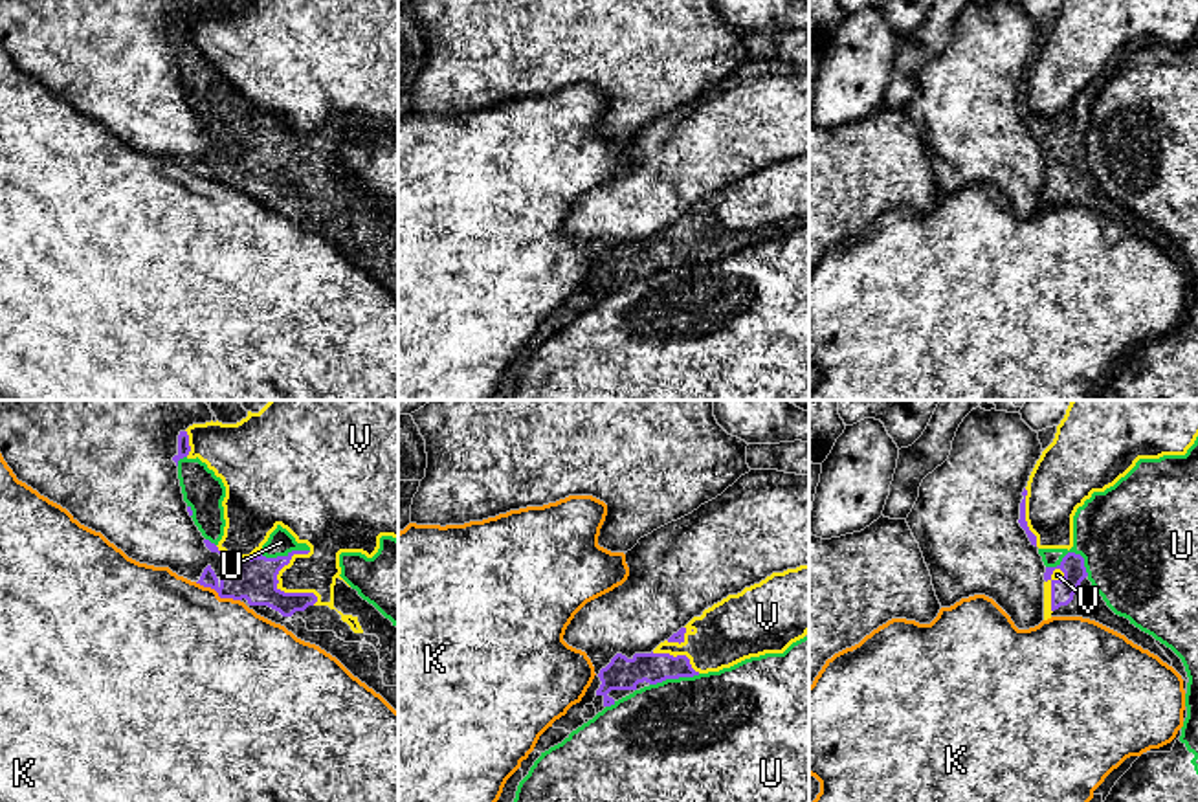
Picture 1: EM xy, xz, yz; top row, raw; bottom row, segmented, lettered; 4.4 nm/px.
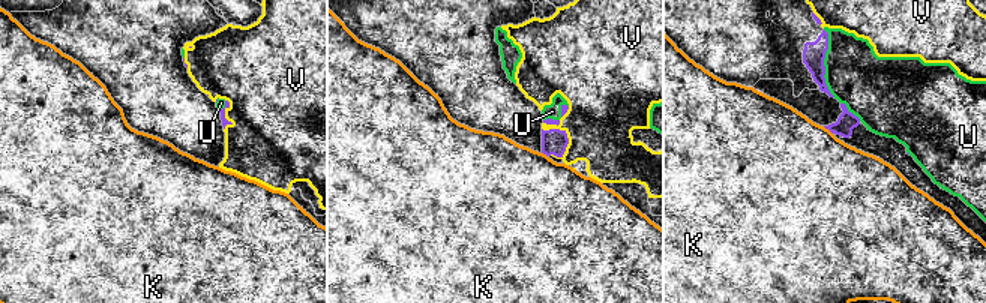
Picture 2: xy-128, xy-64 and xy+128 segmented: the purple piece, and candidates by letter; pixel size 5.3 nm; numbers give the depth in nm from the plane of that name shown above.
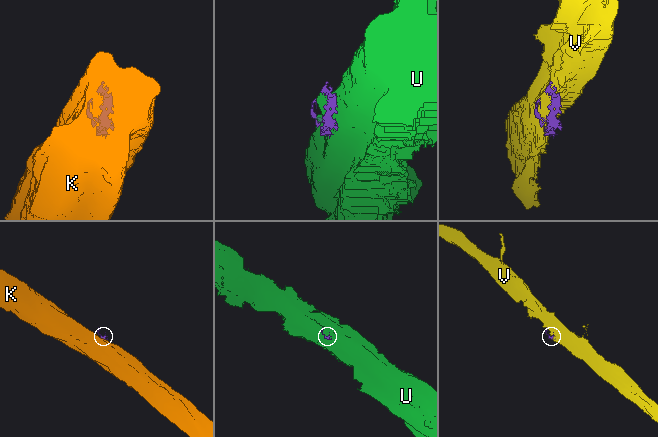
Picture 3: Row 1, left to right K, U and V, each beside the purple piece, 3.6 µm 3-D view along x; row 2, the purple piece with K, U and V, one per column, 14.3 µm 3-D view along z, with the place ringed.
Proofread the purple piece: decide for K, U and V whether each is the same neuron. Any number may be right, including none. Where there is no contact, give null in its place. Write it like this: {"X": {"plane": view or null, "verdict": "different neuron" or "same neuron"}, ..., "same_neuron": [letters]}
{"K": {"plane": "xy", "verdict": "different neuron"}, "U": {"plane": "yz", "verdict": "different neuron"}, "V": {"plane": "xy", "verdict": "different neuron"}, "same_neuron": []}

